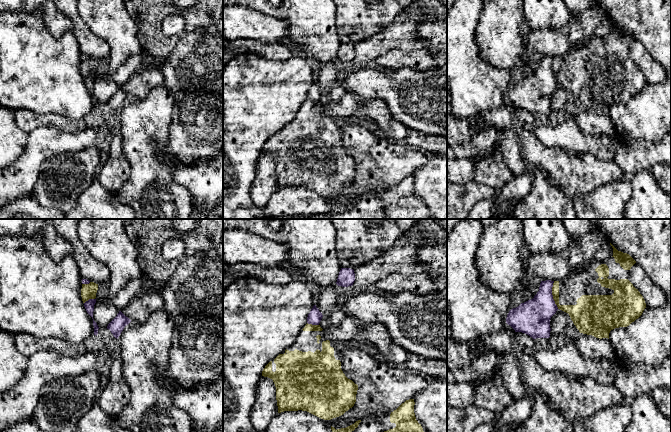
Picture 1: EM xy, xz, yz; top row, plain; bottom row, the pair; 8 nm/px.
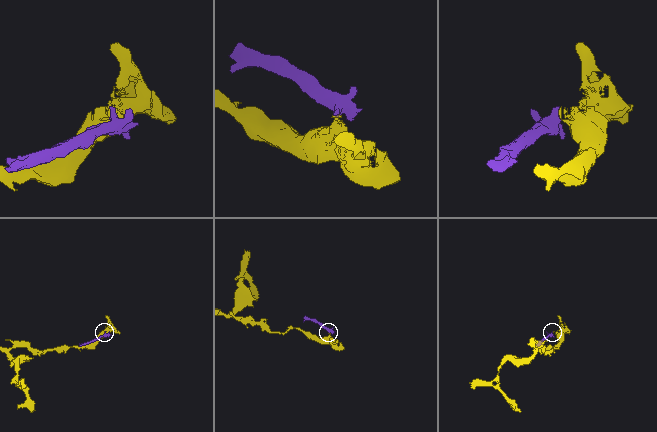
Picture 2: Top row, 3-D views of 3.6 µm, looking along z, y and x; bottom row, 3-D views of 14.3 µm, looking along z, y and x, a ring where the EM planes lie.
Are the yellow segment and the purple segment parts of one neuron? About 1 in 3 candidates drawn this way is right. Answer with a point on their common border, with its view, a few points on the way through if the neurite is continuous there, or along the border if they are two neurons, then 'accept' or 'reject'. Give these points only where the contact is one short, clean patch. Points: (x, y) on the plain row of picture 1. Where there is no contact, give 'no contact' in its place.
meets yellow in yz at (552, 70); border along yz (553, 57), (552, 74), (558, 84); reject

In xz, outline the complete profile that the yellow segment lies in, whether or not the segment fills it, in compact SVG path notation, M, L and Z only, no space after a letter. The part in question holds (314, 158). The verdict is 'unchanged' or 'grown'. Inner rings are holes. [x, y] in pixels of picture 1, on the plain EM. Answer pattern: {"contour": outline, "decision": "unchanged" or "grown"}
{"contour": "M306 100L296 117L270 137L262 147L262 152L273 156L276 163L278 189L284 187L307 187L321 195L331 196L343 191L356 178L358 161L348 155L341 145L338 120L323 112L320 101Z", "decision": "grown"}

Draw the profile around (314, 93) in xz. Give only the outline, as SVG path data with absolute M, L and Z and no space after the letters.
M314 81L310 89L308 90L307 99L312 101L319 101L322 93L322 89L319 87L316 81Z

